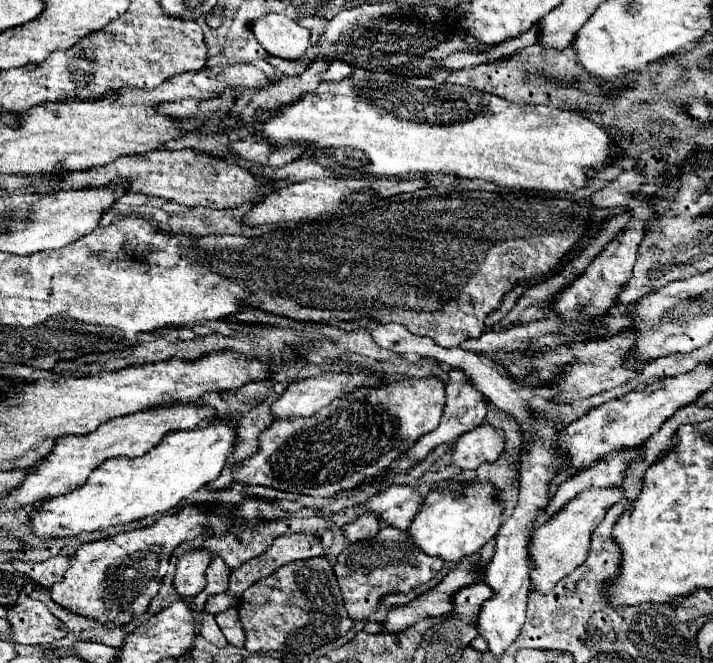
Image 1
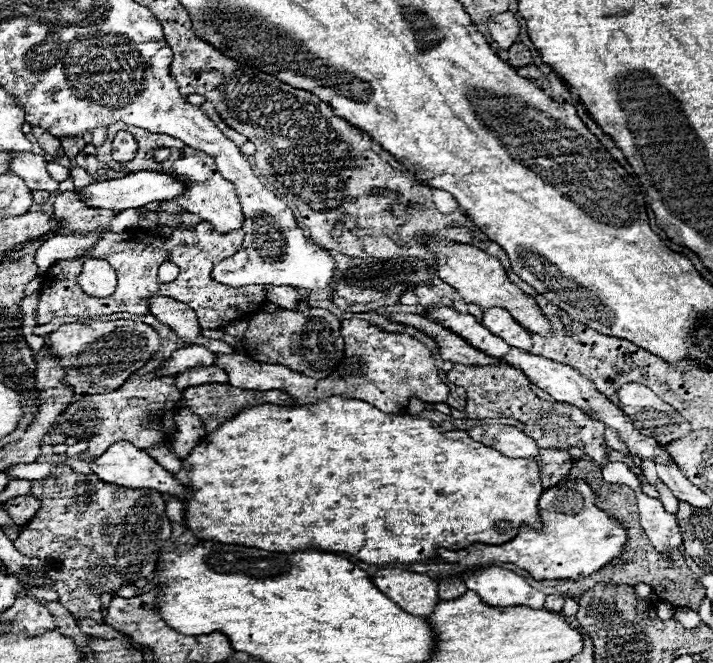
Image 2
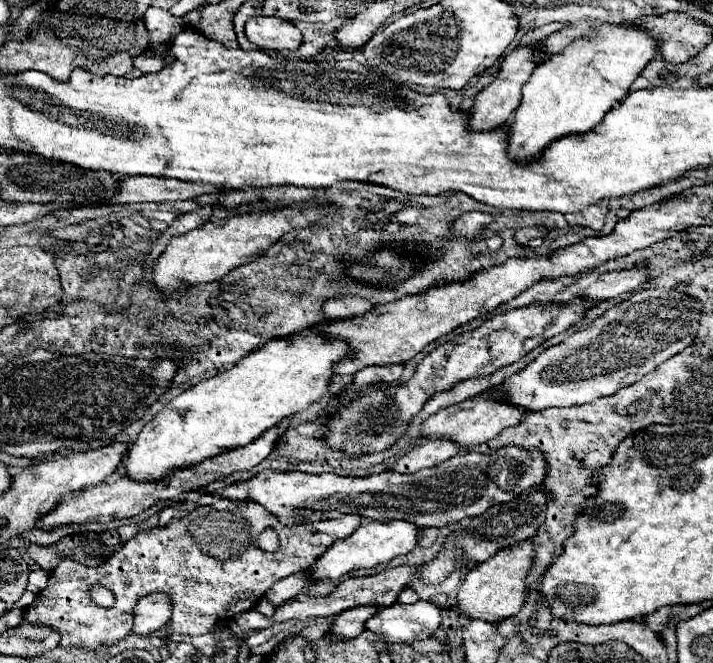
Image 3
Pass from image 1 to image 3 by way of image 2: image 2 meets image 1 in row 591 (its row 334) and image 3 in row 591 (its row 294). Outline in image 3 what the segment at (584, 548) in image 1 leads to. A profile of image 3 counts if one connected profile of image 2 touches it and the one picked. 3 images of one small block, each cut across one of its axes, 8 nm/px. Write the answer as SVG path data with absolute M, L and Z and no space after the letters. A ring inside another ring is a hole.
M524 540L500 550L490 560L476 564L464 578L462 590L458 594L458 612L466 618L480 618L486 622L500 622L508 616L518 614L524 598L528 596L526 576L532 566L532 554L532 540Z

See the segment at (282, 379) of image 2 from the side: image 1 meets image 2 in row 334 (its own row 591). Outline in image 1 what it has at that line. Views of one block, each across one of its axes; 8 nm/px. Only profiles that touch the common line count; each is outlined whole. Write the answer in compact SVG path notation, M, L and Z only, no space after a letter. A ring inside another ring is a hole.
M384 526L374 538L368 538L368 540L362 540L362 542L354 542L354 544L348 544L336 558L336 566L334 566L334 574L338 578L338 584L340 584L340 590L342 590L342 596L344 596L344 604L346 604L346 610L350 614L352 620L368 620L380 606L380 600L386 596L386 594L406 594L410 590L414 590L416 586L420 584L426 584L430 582L444 566L444 560L442 558L432 558L428 554L424 554L414 542L412 538L408 538L408 532L404 530L396 530L394 526Z

